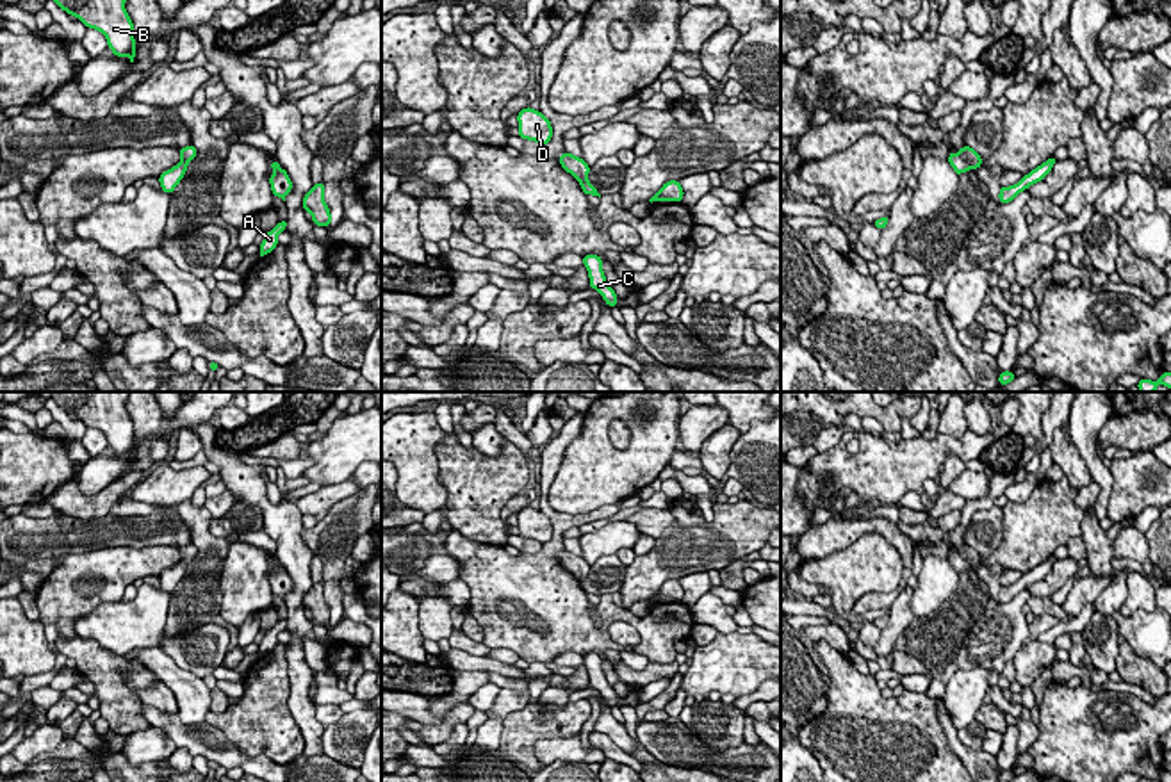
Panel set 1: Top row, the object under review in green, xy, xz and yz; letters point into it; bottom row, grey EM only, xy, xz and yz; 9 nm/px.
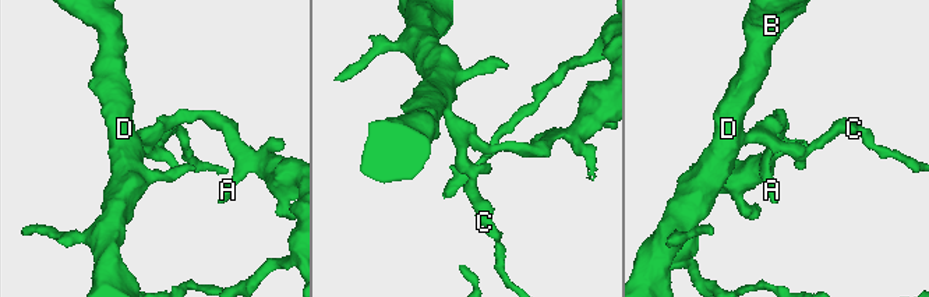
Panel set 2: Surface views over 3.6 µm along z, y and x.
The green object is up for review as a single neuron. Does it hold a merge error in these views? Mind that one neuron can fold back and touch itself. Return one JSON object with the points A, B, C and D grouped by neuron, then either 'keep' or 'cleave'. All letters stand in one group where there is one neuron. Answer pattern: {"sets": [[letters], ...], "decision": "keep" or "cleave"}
{"sets": [["A"], ["B", "C", "D"]], "decision": "cleave"}

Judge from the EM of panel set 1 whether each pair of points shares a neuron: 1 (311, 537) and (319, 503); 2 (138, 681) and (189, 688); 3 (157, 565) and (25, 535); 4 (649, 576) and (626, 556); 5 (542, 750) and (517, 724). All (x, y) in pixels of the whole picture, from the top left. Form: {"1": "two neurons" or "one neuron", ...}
{"1": "two neurons", "2": "two neurons", "3": "two neurons", "4": "two neurons", "5": "two neurons"}

